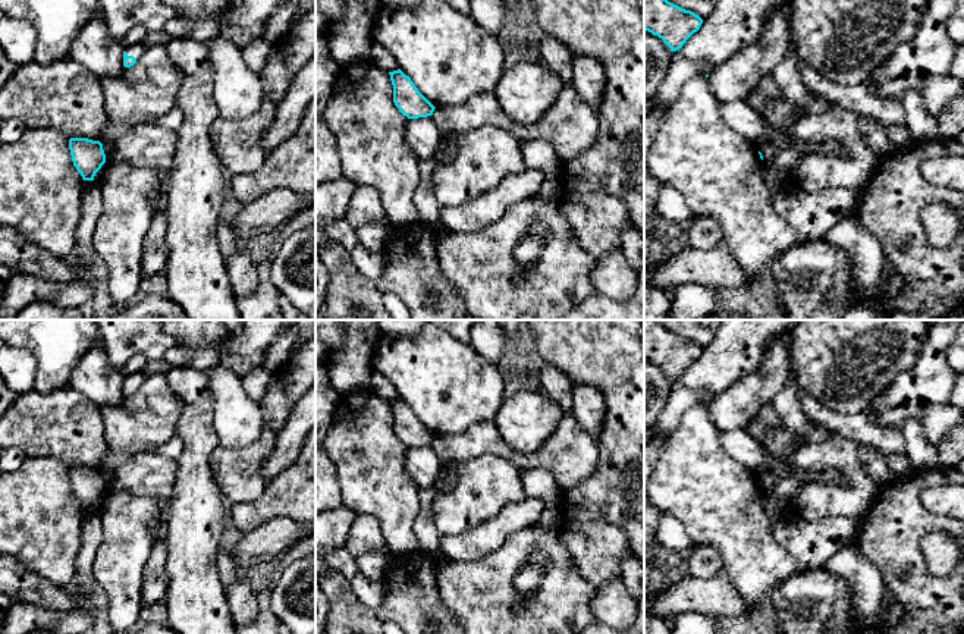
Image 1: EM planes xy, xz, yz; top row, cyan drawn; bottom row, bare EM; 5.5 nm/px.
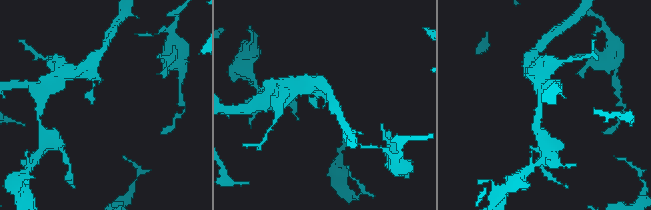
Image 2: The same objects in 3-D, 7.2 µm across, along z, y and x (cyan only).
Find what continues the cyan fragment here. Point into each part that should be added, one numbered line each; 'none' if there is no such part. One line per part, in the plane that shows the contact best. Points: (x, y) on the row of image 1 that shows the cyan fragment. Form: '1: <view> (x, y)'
1: xy (137, 50)

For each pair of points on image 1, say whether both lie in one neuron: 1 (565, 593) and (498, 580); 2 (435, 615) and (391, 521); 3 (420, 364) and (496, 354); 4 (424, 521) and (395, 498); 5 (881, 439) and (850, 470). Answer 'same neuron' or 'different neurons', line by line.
1: same neuron
2: different neurons
3: different neurons
4: different neurons
5: different neurons

